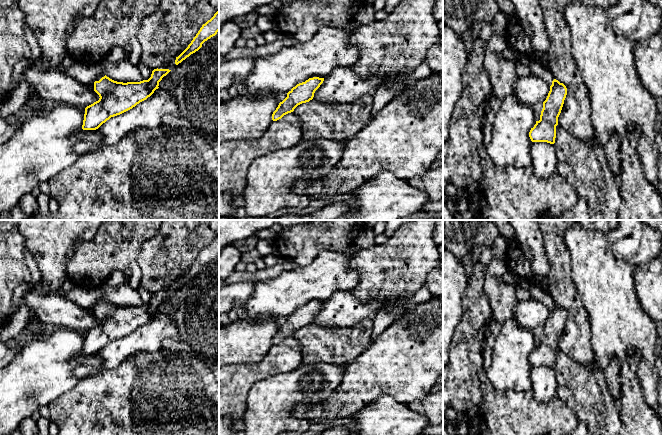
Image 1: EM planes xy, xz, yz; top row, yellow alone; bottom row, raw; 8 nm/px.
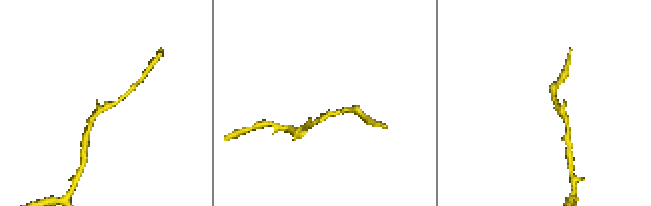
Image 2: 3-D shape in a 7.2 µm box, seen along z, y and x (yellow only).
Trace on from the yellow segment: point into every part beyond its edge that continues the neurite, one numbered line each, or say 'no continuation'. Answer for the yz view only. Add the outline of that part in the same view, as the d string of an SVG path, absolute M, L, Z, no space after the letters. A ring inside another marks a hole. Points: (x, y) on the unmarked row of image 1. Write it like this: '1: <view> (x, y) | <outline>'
1: yz (536, 292) | M523 279L519 286L527 289L530 292L531 298L541 302L547 306L549 310L552 309L552 305L555 303L554 300L546 290L543 290L539 285L529 281L528 279Z

